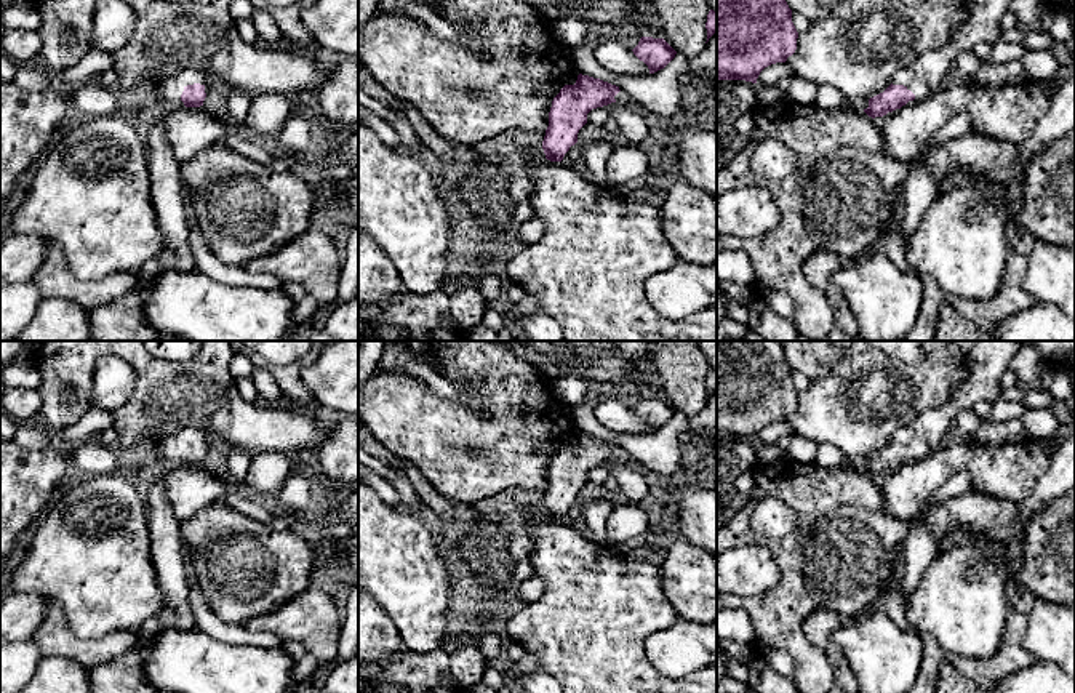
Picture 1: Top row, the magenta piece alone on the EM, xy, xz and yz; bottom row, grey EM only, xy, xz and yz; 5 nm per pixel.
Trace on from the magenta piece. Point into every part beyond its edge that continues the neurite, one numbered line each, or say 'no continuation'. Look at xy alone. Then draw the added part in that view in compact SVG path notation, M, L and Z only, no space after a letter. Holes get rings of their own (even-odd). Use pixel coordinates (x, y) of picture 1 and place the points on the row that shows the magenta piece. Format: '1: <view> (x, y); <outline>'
1: xy (170, 88); M181 70L174 75L155 80L152 85L157 88L157 96L170 107L186 107L181 101L181 94L187 85L200 83L205 86L205 93L210 88L210 78L200 70Z

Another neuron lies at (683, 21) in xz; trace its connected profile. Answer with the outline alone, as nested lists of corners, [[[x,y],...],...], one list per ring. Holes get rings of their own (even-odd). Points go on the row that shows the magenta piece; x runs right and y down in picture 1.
[[[653,0],[662,38],[677,54],[693,59],[707,42],[707,0]]]

